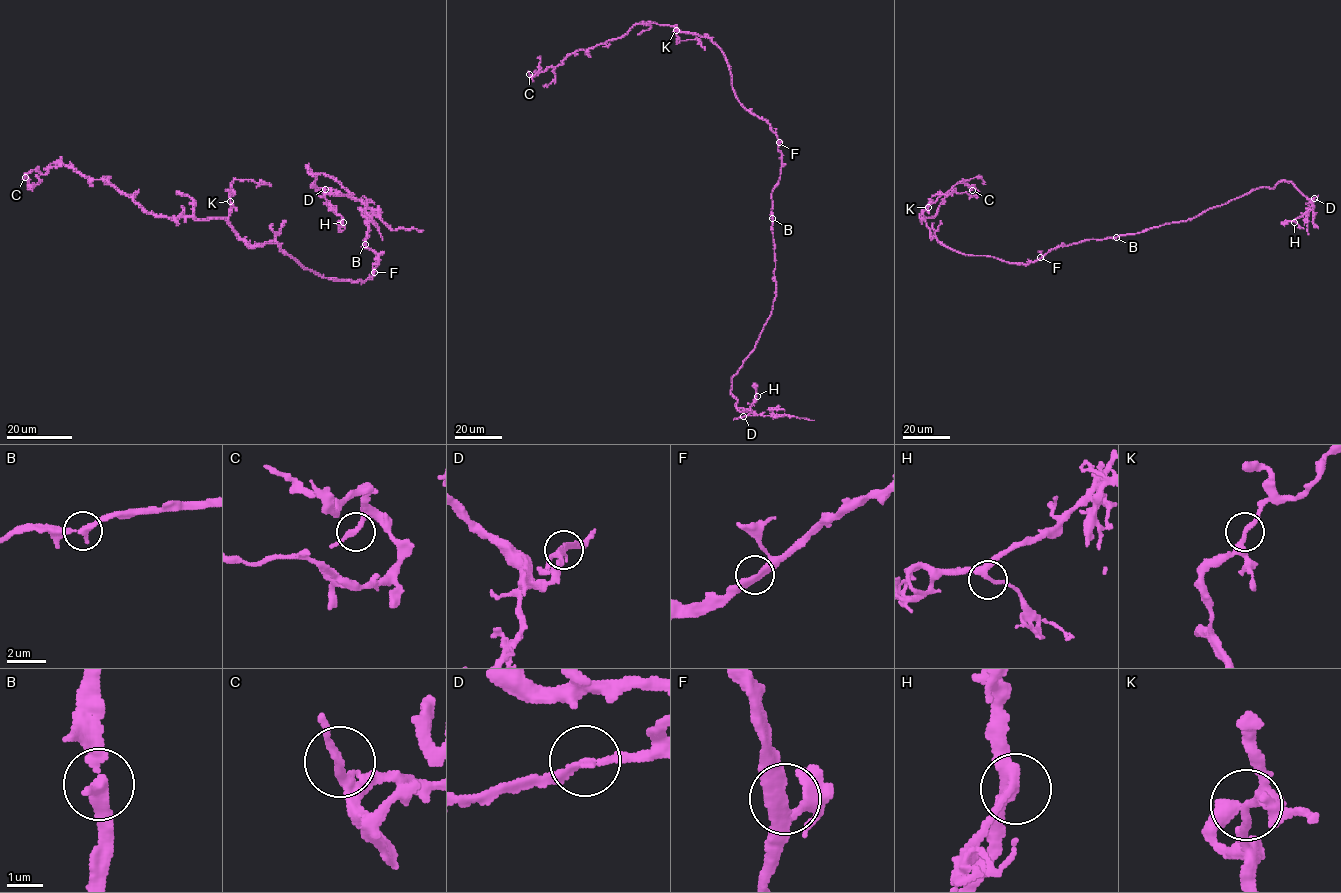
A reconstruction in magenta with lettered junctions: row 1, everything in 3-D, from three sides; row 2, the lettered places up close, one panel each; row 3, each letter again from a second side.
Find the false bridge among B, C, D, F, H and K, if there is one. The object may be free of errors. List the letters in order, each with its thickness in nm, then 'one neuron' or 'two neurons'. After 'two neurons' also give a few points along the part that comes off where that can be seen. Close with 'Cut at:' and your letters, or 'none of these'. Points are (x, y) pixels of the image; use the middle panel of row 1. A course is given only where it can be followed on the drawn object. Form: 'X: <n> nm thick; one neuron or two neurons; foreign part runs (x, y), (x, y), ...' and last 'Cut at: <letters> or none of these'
B: 300 nm thick; one neuron
C: 240 nm thick; one neuron
D: 200 nm thick; one neuron
F: 360 nm thick; one neuron
H: 280 nm thick; one neuron
K: 240 nm thick; one neuron
Cut at: none of these

